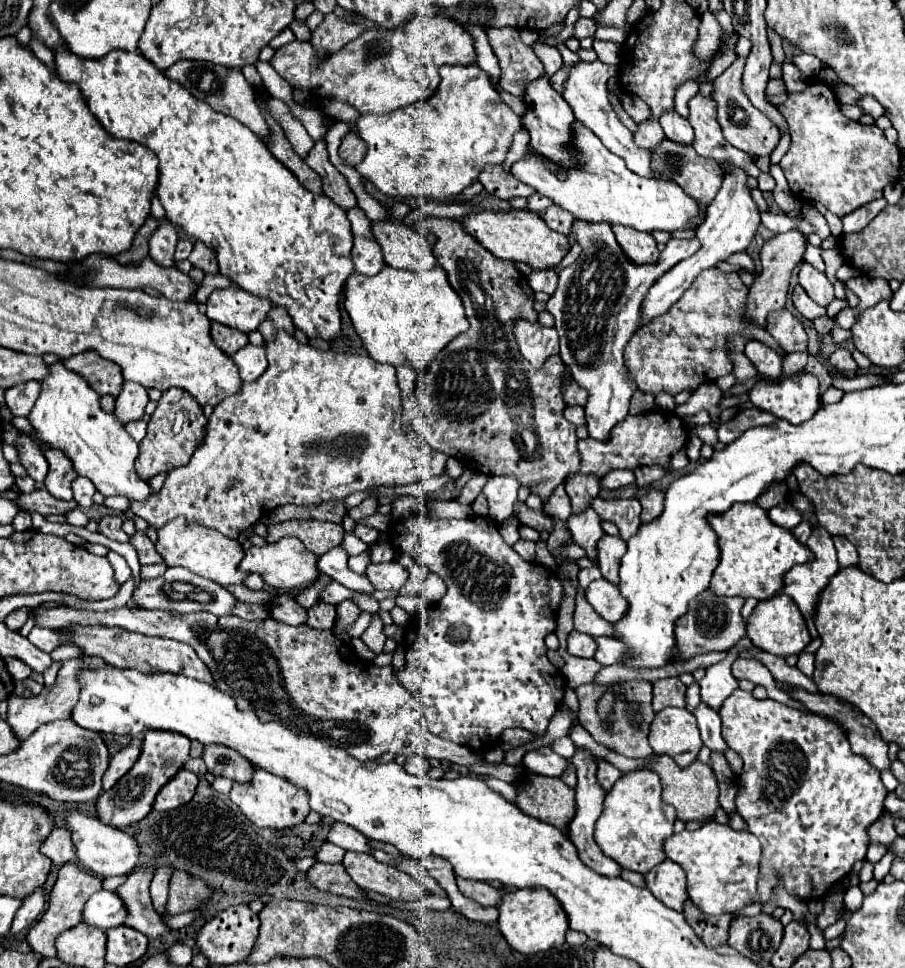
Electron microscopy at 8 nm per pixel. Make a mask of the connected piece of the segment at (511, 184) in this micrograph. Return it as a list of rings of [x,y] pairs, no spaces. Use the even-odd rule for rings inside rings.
[[[486,166],[486,170],[482,170],[478,180],[482,182],[482,186],[484,186],[484,190],[488,194],[492,194],[496,198],[502,198],[502,200],[510,200],[514,196],[530,196],[532,194],[530,186],[522,184],[512,174],[506,174],[502,170],[502,166]]]

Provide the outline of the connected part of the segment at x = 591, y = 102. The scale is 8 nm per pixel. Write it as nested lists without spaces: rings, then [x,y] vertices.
[[[600,60],[594,62],[576,62],[568,68],[568,78],[564,82],[564,92],[562,98],[570,104],[574,116],[586,126],[590,128],[594,134],[598,134],[598,138],[608,146],[610,152],[618,154],[620,158],[626,160],[628,168],[632,172],[636,172],[638,176],[650,176],[650,178],[658,178],[656,172],[652,172],[650,168],[650,150],[638,148],[632,142],[632,132],[618,120],[616,112],[612,110],[608,98],[606,98],[606,82],[608,78],[616,72],[616,66],[608,66]]]

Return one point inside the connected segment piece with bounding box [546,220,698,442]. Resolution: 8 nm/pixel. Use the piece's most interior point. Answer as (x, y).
(598, 305)

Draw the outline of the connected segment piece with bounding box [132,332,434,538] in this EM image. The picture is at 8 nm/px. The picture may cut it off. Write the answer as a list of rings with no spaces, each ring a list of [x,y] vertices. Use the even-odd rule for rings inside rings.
[[[286,332],[278,334],[278,338],[274,342],[266,344],[266,354],[268,354],[268,370],[254,382],[244,384],[240,394],[234,394],[226,400],[222,400],[216,408],[214,414],[208,420],[208,426],[204,430],[204,440],[198,444],[192,460],[182,466],[182,468],[174,468],[170,470],[162,490],[158,492],[158,498],[150,498],[146,502],[132,502],[132,512],[140,518],[144,518],[148,524],[154,526],[154,530],[160,530],[166,522],[184,516],[188,524],[200,524],[206,528],[214,528],[218,532],[222,532],[228,538],[238,538],[238,534],[252,526],[254,522],[260,520],[262,510],[270,512],[276,506],[282,504],[296,504],[296,506],[318,506],[330,500],[344,500],[346,496],[354,494],[354,492],[362,492],[368,490],[372,486],[406,486],[406,484],[416,484],[420,480],[430,478],[430,462],[432,462],[432,448],[428,444],[424,444],[424,440],[420,438],[420,434],[416,432],[416,428],[410,426],[402,426],[400,418],[402,418],[402,398],[400,398],[400,388],[398,388],[398,380],[396,380],[396,370],[390,364],[380,364],[376,360],[372,360],[370,356],[358,356],[358,354],[346,354],[346,352],[332,352],[332,350],[318,350],[312,348],[308,344],[300,344],[296,338],[288,336]]]

